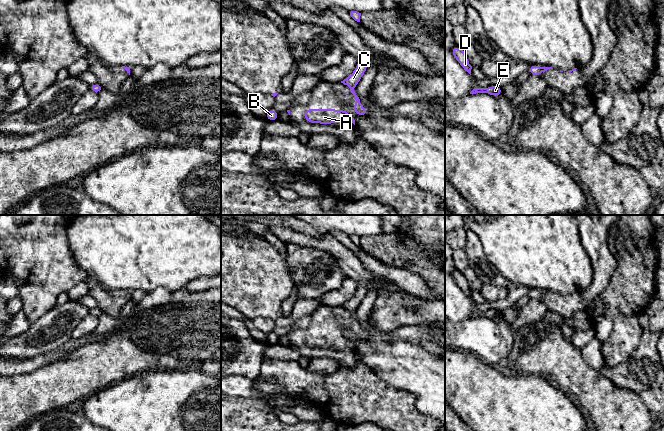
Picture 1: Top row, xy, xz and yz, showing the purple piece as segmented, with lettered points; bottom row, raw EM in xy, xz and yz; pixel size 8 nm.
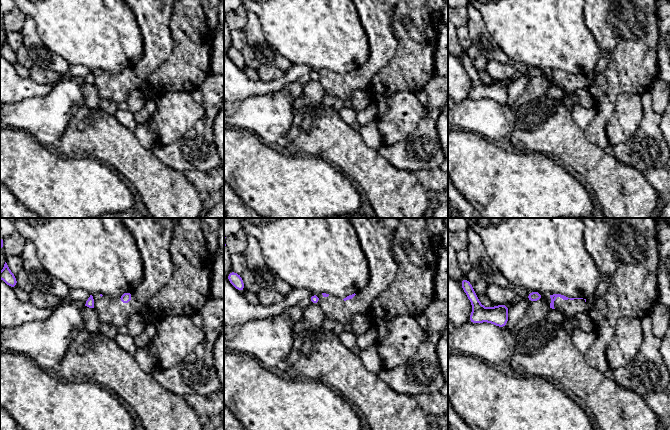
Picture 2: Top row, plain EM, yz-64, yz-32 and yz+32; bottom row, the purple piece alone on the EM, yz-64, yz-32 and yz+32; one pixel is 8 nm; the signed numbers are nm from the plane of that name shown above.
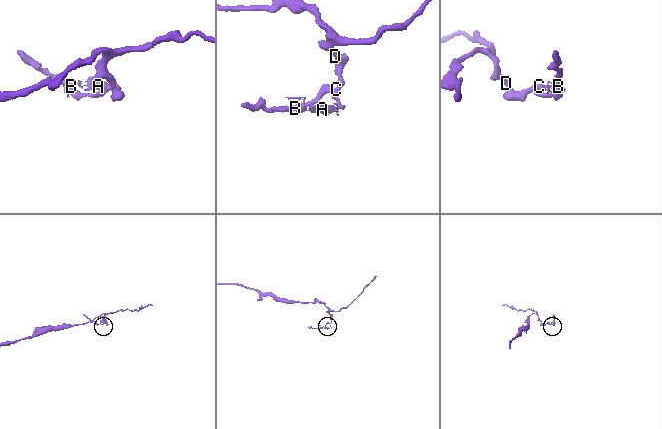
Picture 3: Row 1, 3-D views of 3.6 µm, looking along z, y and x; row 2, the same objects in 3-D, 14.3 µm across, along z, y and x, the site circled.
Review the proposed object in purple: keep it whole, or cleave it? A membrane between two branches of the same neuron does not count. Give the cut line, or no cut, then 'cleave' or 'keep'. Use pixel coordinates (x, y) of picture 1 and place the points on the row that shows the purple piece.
xz (351, 87), (353, 89) | cleave

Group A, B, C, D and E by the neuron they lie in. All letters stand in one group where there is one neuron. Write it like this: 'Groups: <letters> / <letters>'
Groups: A / B C D E

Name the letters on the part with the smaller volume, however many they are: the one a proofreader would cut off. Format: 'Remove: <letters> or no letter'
Remove: A

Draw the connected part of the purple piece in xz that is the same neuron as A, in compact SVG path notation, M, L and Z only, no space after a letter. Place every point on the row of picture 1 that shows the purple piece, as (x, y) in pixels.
M304 109L304 119L310 123L331 124L344 123L348 119L355 125L354 118L344 109Z

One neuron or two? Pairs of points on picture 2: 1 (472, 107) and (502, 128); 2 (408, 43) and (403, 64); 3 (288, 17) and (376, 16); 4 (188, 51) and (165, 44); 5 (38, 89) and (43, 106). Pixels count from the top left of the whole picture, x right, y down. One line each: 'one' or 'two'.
1: one
2: one
3: two
4: two
5: two

